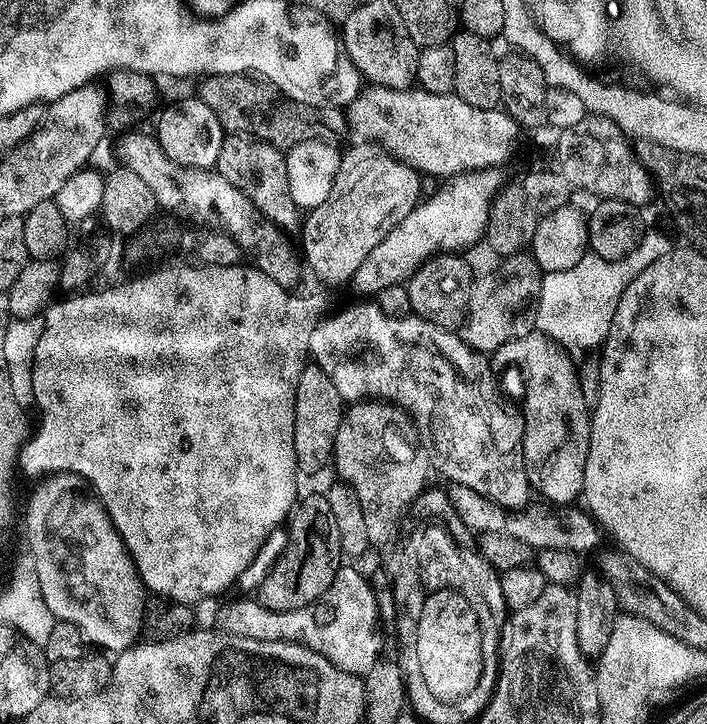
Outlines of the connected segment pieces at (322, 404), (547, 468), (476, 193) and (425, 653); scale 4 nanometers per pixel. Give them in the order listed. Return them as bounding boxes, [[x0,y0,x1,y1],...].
[[294,362,346,476],[494,330,590,505],[351,167,503,297],[418,588,482,700]]

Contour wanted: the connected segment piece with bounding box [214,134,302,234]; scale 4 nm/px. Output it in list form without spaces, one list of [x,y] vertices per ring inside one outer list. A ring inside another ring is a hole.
[[[228,134],[222,142],[222,150],[218,154],[214,171],[244,192],[256,205],[256,211],[264,219],[285,233],[292,234],[295,228],[297,231],[301,227],[302,212],[288,193],[284,158],[285,153],[274,144],[243,134]]]

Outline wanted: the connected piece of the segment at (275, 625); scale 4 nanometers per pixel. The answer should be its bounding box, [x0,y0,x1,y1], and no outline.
[219,566,380,677]

